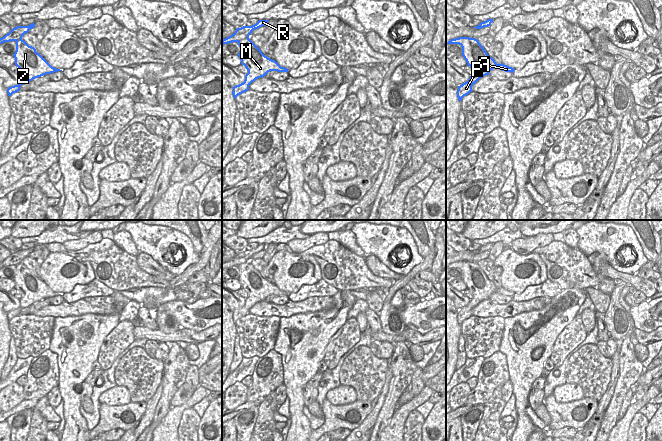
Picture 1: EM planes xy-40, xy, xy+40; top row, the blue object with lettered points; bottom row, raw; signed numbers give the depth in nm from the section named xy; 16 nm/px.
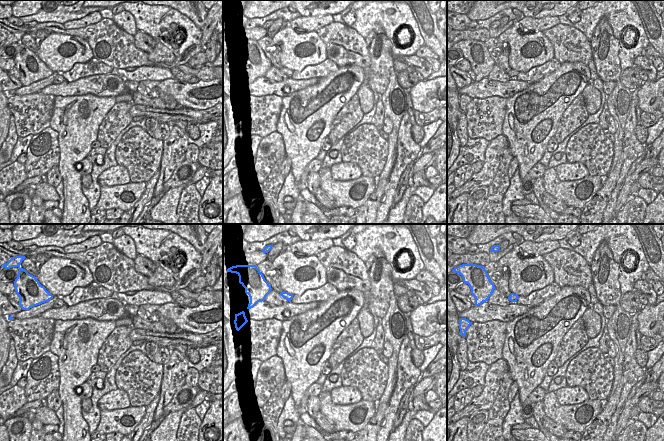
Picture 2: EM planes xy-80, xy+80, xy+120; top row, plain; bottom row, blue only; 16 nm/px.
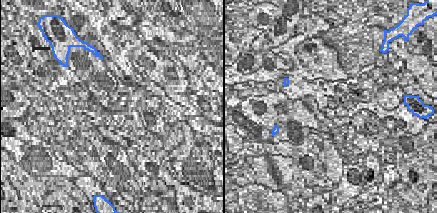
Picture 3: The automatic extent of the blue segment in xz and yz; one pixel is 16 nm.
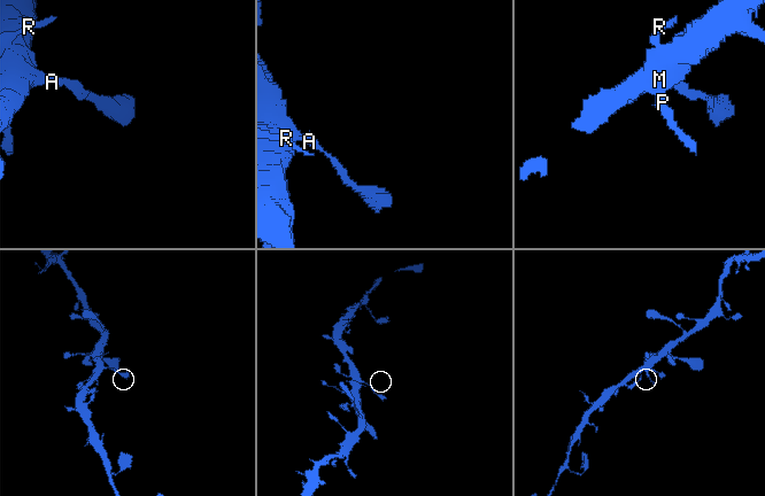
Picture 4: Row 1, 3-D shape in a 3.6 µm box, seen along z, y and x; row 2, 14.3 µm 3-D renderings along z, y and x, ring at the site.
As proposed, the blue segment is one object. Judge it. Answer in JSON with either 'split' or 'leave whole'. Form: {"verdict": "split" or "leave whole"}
{"verdict": "leave whole"}

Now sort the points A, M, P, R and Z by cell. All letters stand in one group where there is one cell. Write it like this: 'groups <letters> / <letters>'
groups A M P R Z

